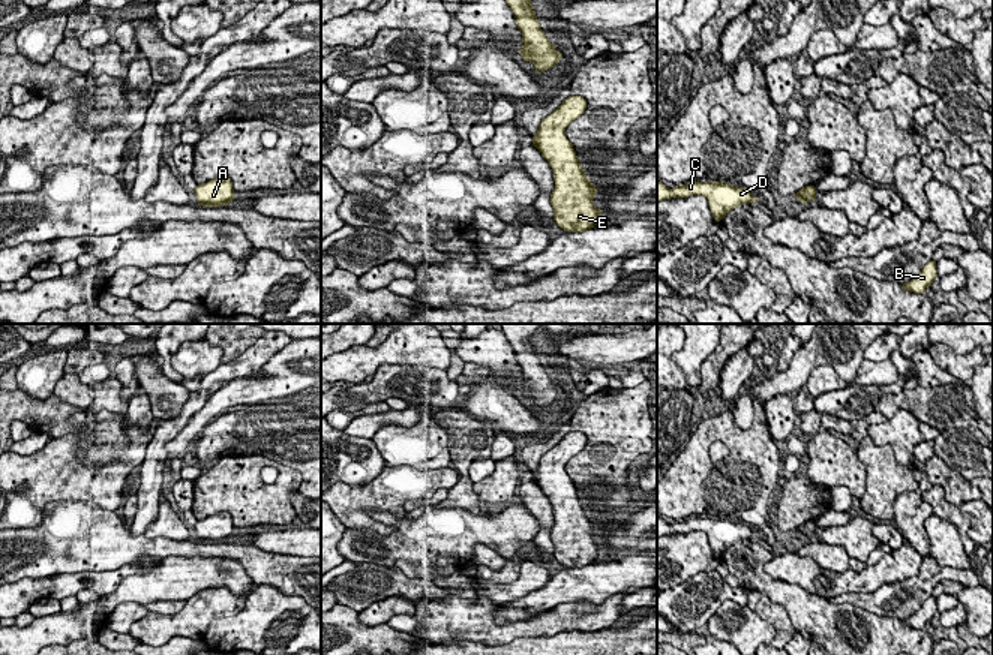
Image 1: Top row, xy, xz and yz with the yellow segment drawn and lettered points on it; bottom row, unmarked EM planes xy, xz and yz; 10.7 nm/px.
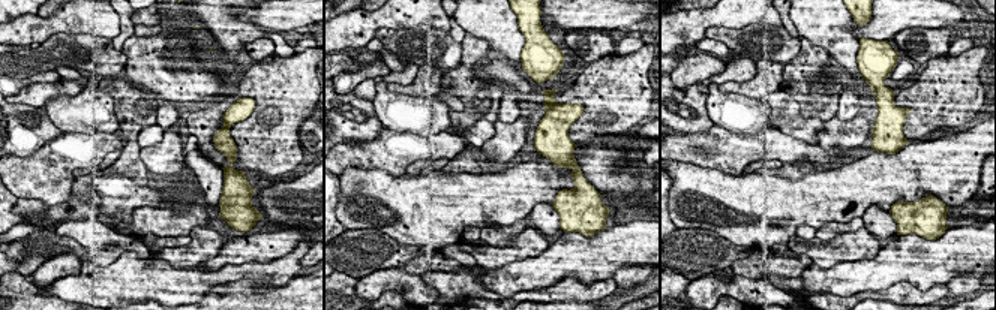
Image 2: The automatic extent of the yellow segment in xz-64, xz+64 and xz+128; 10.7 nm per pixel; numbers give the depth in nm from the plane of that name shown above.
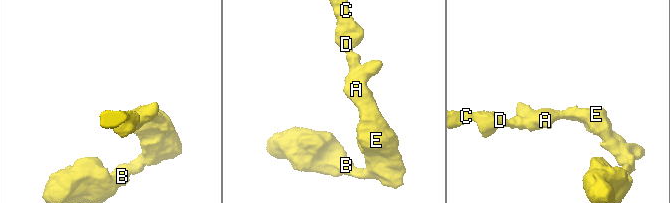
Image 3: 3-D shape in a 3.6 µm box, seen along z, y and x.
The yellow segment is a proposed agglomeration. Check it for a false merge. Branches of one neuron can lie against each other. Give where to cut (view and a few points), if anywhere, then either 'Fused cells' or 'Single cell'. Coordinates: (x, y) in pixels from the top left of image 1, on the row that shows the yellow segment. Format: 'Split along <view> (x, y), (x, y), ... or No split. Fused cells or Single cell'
No split. Single cell

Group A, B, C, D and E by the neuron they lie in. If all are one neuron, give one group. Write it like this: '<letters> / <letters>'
A B C D E

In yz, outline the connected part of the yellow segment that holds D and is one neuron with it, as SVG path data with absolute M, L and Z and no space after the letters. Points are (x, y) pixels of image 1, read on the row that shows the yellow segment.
M657 181L657 201L670 198L687 198L702 195L708 199L710 210L717 222L720 222L729 211L738 205L754 204L760 198L754 198L747 187L734 187L723 181L690 181L674 189L666 187Z

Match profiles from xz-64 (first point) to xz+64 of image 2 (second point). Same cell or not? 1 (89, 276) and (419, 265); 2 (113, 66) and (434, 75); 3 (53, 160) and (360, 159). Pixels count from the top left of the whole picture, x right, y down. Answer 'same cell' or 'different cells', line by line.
1: different cells
2: different cells
3: same cell

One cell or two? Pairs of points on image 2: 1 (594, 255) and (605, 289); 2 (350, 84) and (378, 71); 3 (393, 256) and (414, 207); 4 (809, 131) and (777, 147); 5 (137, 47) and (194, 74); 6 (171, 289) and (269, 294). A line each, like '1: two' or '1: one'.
1: two
2: one
3: two
4: two
5: one
6: two

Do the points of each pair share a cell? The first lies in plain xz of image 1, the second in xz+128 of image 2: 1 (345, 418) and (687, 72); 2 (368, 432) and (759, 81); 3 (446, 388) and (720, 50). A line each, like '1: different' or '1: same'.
1: same
2: different
3: different

